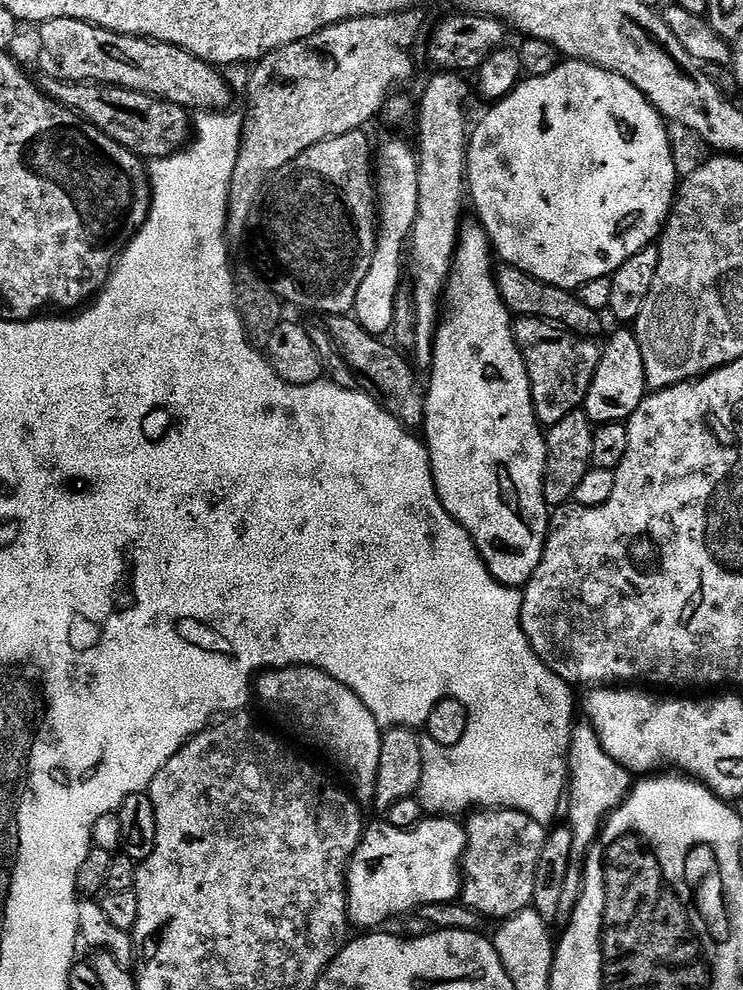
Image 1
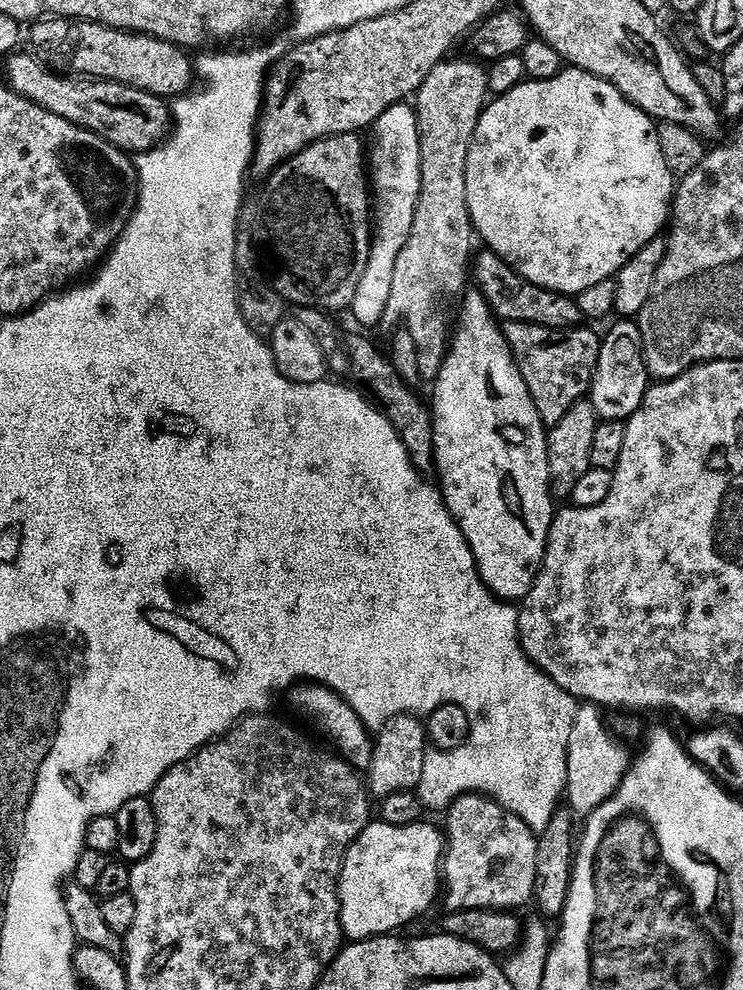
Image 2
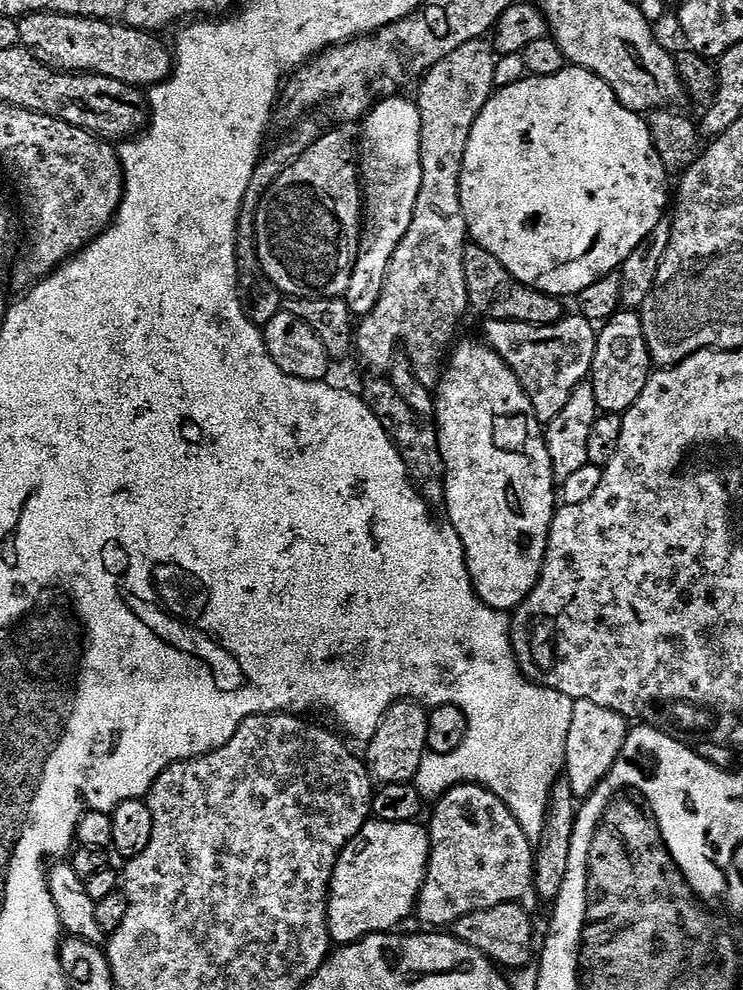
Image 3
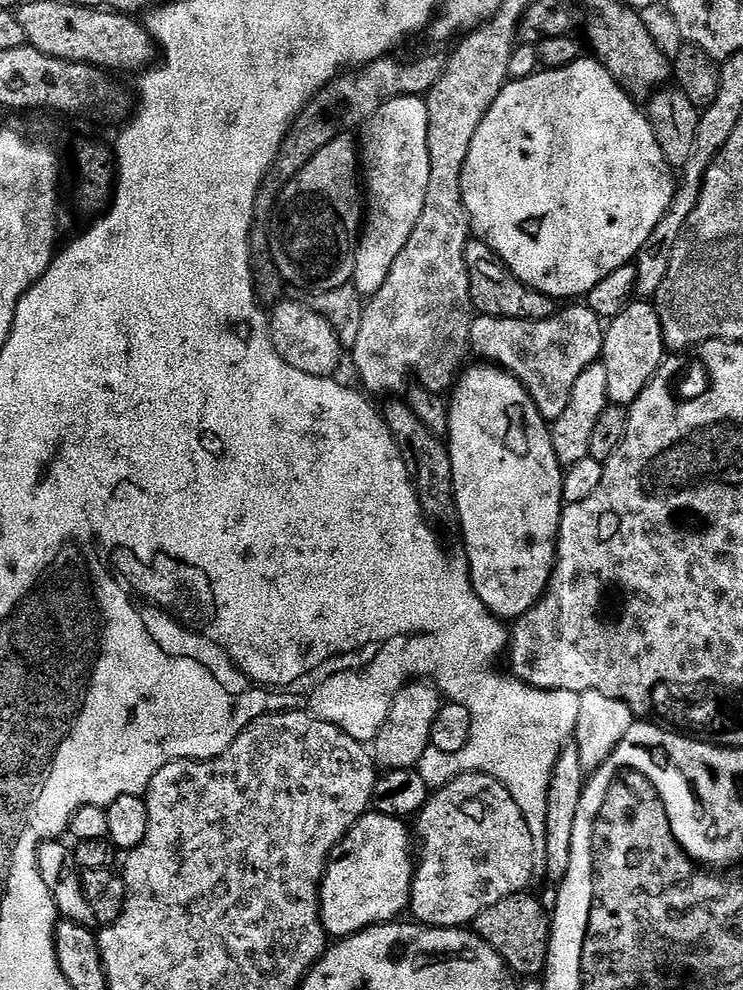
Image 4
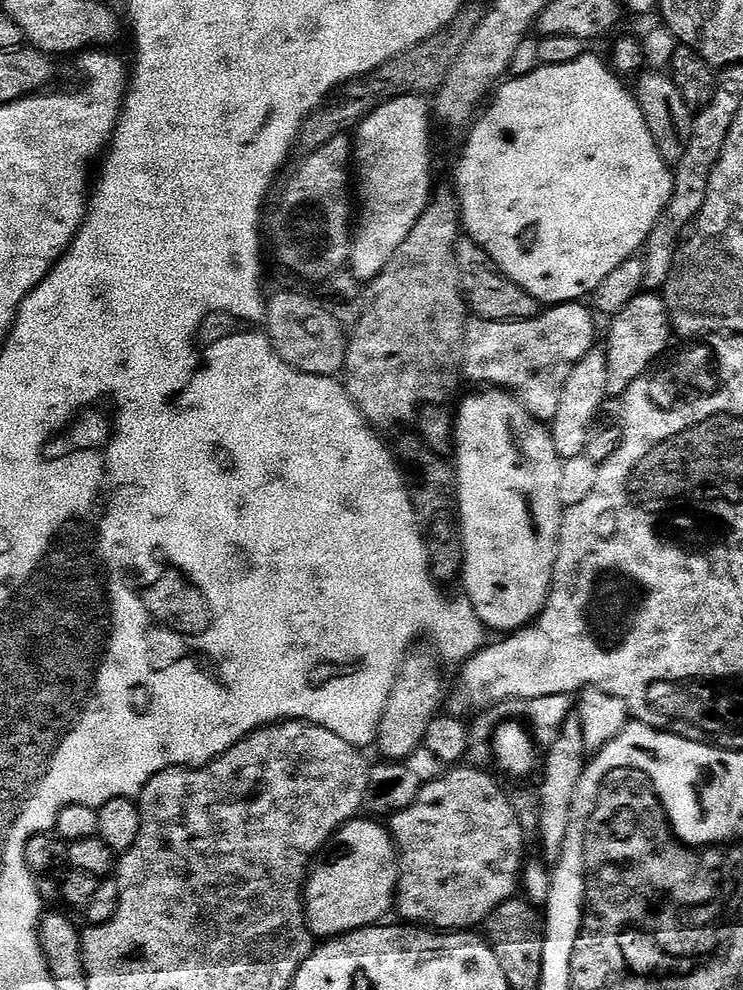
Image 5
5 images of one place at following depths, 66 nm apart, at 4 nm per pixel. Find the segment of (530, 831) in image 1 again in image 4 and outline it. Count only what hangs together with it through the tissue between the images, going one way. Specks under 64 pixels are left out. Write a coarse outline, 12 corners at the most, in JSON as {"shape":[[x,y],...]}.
{"shape":[[465,772],[418,813],[410,912],[464,928],[523,893],[533,839]]}

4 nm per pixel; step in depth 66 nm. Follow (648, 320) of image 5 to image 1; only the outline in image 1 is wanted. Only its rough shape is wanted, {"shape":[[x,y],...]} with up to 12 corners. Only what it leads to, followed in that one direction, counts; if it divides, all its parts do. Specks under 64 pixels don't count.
{"shape":[[635,331],[603,345],[582,410],[626,422],[648,379]]}

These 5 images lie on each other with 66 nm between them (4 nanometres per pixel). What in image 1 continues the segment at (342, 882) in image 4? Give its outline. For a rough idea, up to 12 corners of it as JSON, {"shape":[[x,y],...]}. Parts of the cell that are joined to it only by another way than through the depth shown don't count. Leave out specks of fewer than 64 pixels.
{"shape":[[456,818],[365,827],[348,864],[348,918],[391,916],[462,892]]}

